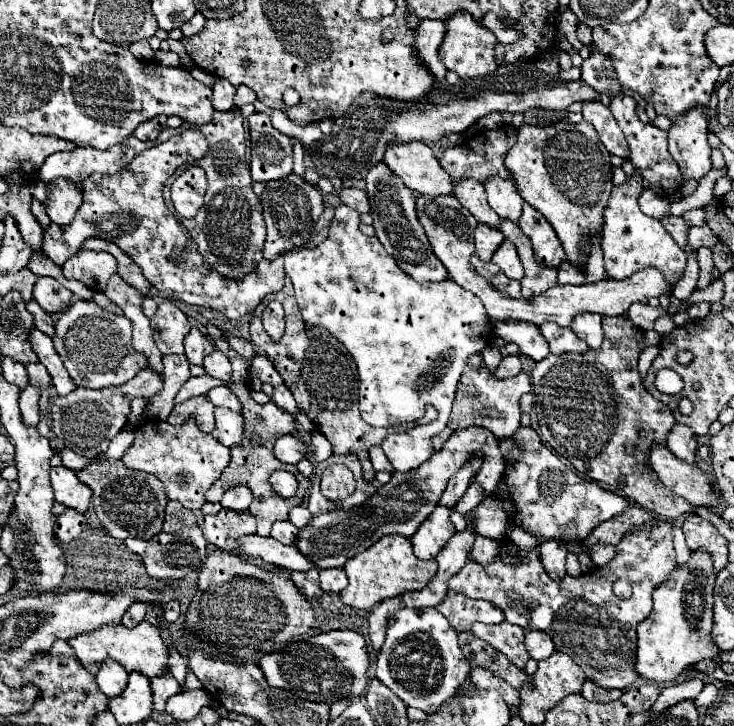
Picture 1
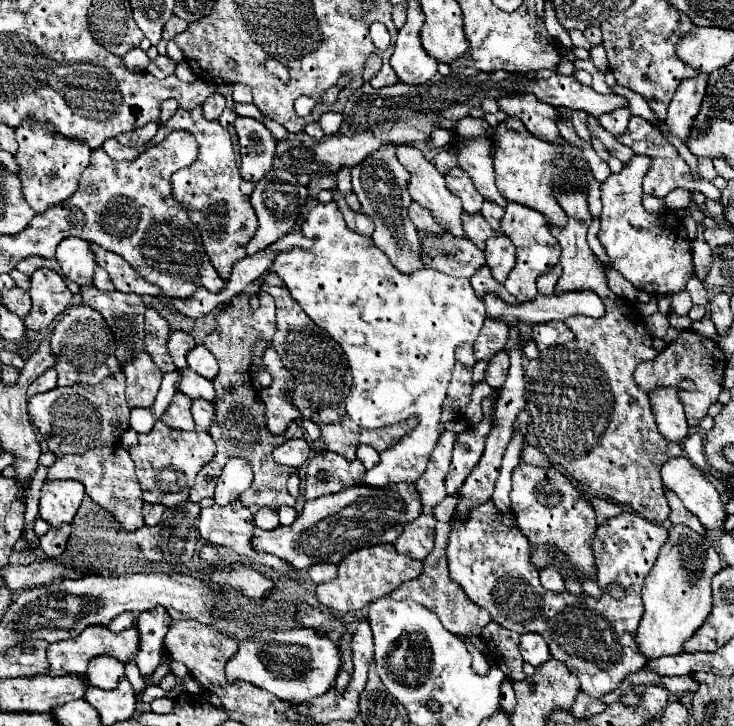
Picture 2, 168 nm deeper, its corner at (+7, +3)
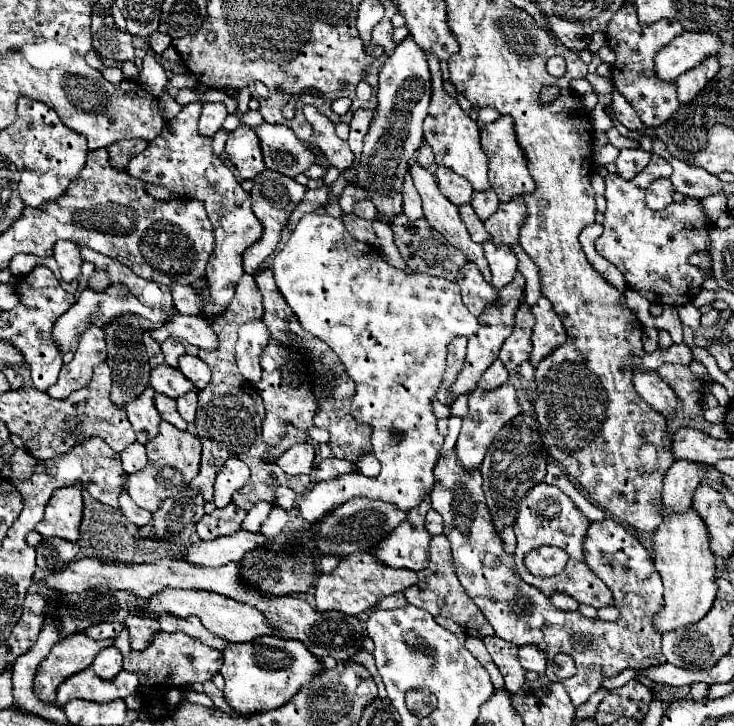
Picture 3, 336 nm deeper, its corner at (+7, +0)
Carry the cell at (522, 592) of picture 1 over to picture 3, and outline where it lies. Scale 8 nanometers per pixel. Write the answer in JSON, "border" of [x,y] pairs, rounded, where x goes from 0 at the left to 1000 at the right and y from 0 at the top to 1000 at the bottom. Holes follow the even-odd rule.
{"border":[[[620,621],[601,627],[593,638],[587,698],[606,718],[604,734],[617,753],[623,795],[636,820],[647,828],[647,833],[674,866],[674,875],[702,886],[704,891],[729,888],[743,897],[748,910],[745,933],[751,938],[759,935],[751,927],[753,905],[759,899],[772,899],[781,905],[789,927],[783,927],[781,935],[770,935],[767,946],[772,949],[783,974],[800,968],[800,963],[813,949],[819,949],[819,938],[824,933],[838,933],[849,921],[881,921],[906,913],[906,905],[901,899],[901,872],[890,861],[890,850],[903,836],[903,806],[895,784],[890,781],[884,759],[849,723],[838,720],[835,715],[822,715],[805,720],[797,740],[800,777],[832,811],[838,836],[846,842],[843,855],[830,858],[819,853],[800,853],[789,842],[762,842],[753,836],[748,822],[737,820],[737,814],[721,809],[707,798],[699,764],[691,764],[685,759],[683,740],[666,715],[666,701],[655,676],[655,652],[653,646],[636,649],[634,643],[628,643]]]}

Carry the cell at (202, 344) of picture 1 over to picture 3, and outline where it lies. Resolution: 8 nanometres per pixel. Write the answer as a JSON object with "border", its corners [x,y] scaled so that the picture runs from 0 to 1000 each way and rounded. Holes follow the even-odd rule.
{"border":[[[230,464],[219,472],[219,483],[222,483],[222,492],[225,492],[225,500],[233,503],[233,506],[241,506],[241,497],[247,489],[252,489],[252,478],[247,470],[241,470],[238,464]]]}

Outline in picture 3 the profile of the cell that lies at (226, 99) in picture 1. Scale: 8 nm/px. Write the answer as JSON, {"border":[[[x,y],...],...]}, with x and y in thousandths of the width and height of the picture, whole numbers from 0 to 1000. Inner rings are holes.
{"border":[[[279,142],[268,172],[271,186],[290,189],[301,178],[301,169],[307,167],[307,161],[309,161],[309,150],[304,142]]]}

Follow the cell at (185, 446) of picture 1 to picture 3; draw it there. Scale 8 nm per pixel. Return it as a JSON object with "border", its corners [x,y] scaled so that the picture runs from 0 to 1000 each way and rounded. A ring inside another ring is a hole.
{"border":[[[222,580],[217,585],[217,599],[208,607],[203,607],[198,616],[200,616],[203,638],[198,649],[189,649],[187,654],[176,657],[176,682],[189,698],[208,707],[214,704],[214,696],[222,693],[222,687],[236,685],[241,682],[241,676],[249,676],[252,671],[257,671],[257,663],[268,654],[274,607],[257,594],[244,594],[233,583]]]}

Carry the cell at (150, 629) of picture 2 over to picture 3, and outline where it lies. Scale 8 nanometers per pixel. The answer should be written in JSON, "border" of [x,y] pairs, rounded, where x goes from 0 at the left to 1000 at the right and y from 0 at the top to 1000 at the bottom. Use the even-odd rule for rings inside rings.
{"border":[[[176,847],[170,853],[170,864],[176,866],[176,877],[178,877],[178,894],[189,894],[195,897],[203,883],[208,880],[208,875],[217,869],[214,858],[208,858],[208,853],[192,853],[187,847]]]}

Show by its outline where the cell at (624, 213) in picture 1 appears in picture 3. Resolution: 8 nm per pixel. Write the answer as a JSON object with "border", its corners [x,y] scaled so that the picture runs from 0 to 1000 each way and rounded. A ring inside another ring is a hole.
{"border":[[[890,213],[879,236],[865,247],[851,249],[843,241],[824,244],[824,302],[822,324],[811,332],[811,343],[819,354],[832,360],[854,387],[854,395],[876,406],[884,417],[928,423],[947,412],[955,401],[955,390],[963,384],[963,376],[952,368],[939,365],[939,351],[952,346],[966,346],[966,299],[958,291],[952,274],[933,274],[931,280],[914,280],[906,291],[887,291],[879,282],[879,260],[898,244],[911,244],[917,238],[914,227]]]}

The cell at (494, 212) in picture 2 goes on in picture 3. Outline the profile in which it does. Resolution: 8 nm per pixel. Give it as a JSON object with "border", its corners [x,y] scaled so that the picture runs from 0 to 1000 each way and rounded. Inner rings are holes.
{"border":[[[672,260],[644,263],[642,285],[647,288],[647,293],[650,293],[650,299],[655,304],[661,304],[666,296],[672,296],[672,291],[677,291],[677,282],[680,282],[680,274],[677,274],[677,269],[674,269]]]}

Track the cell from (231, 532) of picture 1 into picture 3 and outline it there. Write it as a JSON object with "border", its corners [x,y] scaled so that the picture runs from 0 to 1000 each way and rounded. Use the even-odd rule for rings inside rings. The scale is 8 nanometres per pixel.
{"border":[[[312,693],[304,701],[293,701],[285,709],[277,709],[277,715],[268,720],[268,737],[274,742],[296,742],[304,737],[315,737],[328,726],[328,715],[337,707],[323,698],[320,693]]]}

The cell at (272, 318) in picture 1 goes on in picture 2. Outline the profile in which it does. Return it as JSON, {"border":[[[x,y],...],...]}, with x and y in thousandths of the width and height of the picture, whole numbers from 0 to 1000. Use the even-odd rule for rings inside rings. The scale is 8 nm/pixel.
{"border":[[[353,399],[350,405],[353,405],[353,416],[356,416],[356,421],[350,427],[339,424],[337,408],[331,408],[331,405],[320,408],[317,416],[301,433],[296,433],[296,455],[287,457],[285,463],[279,463],[279,468],[277,468],[277,474],[293,488],[293,493],[298,499],[298,515],[290,521],[290,532],[296,537],[293,579],[290,579],[290,590],[285,592],[296,612],[296,628],[293,628],[293,634],[287,634],[287,639],[274,645],[274,650],[266,661],[266,669],[257,678],[257,689],[263,689],[263,691],[290,683],[293,667],[298,661],[298,647],[307,642],[307,636],[312,631],[326,628],[339,636],[339,642],[345,645],[345,653],[347,653],[342,672],[328,680],[328,691],[331,691],[331,697],[337,697],[342,702],[342,708],[350,708],[361,697],[369,702],[380,702],[380,697],[386,697],[386,694],[402,697],[405,689],[391,675],[391,658],[399,650],[399,645],[377,639],[369,631],[369,623],[377,612],[386,612],[394,603],[413,602],[413,592],[402,580],[394,585],[388,598],[375,601],[366,595],[366,590],[361,584],[361,556],[356,554],[356,548],[350,545],[350,540],[342,529],[339,501],[345,493],[347,471],[356,463],[356,468],[369,474],[372,463],[375,463],[372,410],[358,399]]]}

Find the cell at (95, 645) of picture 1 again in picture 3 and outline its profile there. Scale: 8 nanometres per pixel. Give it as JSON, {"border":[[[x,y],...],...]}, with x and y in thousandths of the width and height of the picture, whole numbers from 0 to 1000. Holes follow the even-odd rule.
{"border":[[[113,872],[80,880],[69,899],[59,908],[45,935],[45,952],[59,968],[75,968],[78,946],[97,930],[124,919],[129,902],[154,888],[154,880],[127,883]]]}

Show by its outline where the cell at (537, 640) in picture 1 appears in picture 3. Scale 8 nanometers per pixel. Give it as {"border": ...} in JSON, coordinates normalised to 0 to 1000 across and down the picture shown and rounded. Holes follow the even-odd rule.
{"border":[[[707,891],[707,910],[718,924],[729,924],[734,930],[743,927],[745,908],[743,899],[734,897],[732,891]]]}

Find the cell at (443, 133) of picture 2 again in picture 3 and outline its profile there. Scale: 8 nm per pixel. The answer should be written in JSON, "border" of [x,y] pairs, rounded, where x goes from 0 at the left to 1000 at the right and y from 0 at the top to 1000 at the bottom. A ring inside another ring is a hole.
{"border":[[[579,197],[579,200],[571,205],[565,225],[571,225],[571,227],[574,227],[574,230],[579,230],[579,233],[590,227],[590,208],[587,208],[587,202],[584,202],[582,197]]]}

